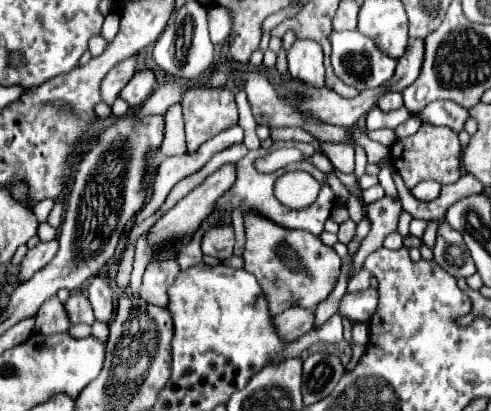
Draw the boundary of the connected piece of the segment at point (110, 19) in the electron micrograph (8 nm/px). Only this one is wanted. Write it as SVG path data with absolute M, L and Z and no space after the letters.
M109 13L109 15L105 17L101 35L103 35L107 41L113 41L113 37L117 35L117 31L119 31L119 19L121 19L121 17L119 17L117 13Z

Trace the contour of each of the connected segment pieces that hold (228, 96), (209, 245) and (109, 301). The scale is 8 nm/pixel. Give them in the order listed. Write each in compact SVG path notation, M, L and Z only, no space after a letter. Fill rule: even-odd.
M189 89L181 101L187 133L187 153L195 153L207 139L237 125L235 95L229 89Z
M221 225L221 227L209 229L201 239L201 251L205 255L217 257L221 261L233 255L233 245L235 245L235 233L233 233L231 225Z
M97 275L91 279L89 283L89 301L91 301L91 307L95 311L95 317L99 321L105 321L109 323L113 319L113 289L109 285L109 279L105 275Z

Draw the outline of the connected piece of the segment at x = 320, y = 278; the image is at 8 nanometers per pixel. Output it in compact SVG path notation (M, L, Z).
M247 211L245 239L247 241L243 253L243 261L245 261L243 269L257 277L257 283L261 285L265 299L269 301L271 315L277 315L287 307L315 309L333 291L339 279L341 261L337 259L333 247L327 247L319 237L307 231L285 229L269 221L261 213Z

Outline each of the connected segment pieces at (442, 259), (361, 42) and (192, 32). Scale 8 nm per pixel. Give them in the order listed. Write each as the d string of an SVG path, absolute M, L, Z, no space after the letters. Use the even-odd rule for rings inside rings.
M445 221L437 229L437 239L433 245L433 259L447 269L453 277L471 277L475 273L475 263L467 245L463 243L461 233L451 229Z
M333 31L329 35L329 43L331 43L331 49L333 49L331 65L333 65L335 75L341 77L341 81L345 85L355 87L357 91L381 87L395 73L397 61L393 57L389 57L387 53L383 53L369 37L365 37L359 31Z
M189 1L179 11L175 11L175 21L171 21L165 27L165 31L161 33L161 37L153 47L153 59L163 71L171 73L177 81L183 83L197 79L211 67L213 43L207 31L207 11L199 1Z

